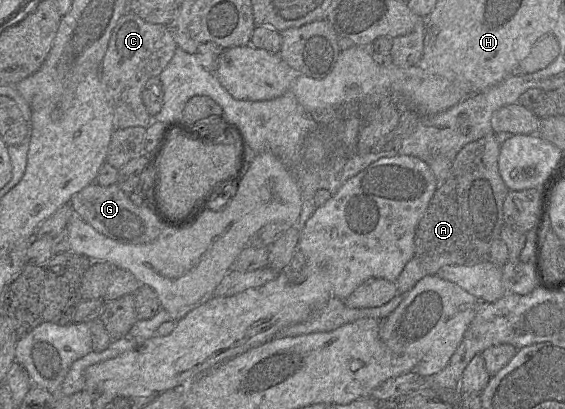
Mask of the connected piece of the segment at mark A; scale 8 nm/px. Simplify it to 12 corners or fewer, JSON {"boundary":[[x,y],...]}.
{"boundary":[[495,133],[466,144],[414,236],[427,275],[487,260],[510,191]]}

